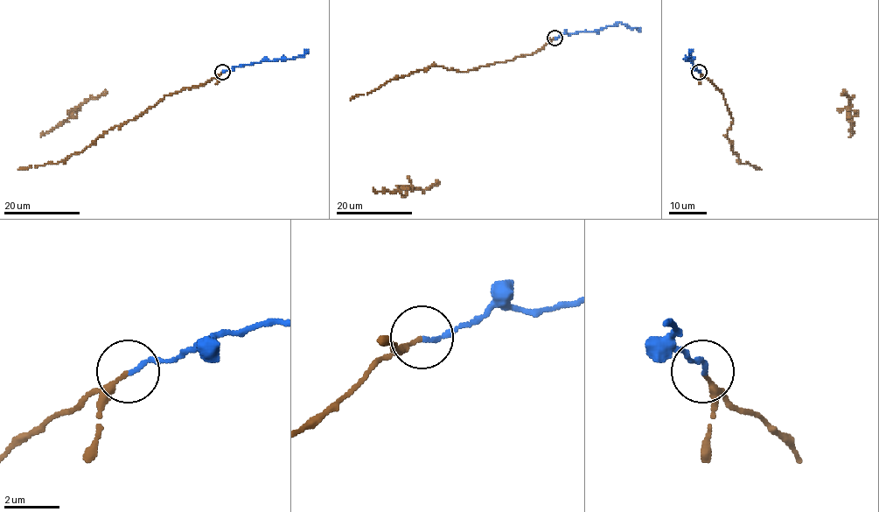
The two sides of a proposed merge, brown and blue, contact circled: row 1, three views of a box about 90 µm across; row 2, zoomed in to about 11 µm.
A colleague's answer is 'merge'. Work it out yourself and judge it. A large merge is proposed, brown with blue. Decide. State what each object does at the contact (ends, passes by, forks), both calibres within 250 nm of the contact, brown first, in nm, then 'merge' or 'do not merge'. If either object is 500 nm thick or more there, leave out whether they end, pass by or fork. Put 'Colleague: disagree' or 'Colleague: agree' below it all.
brown ends there; blue ends there; 160 nm thick on the brown side, 140 nm on the other; merge
Colleague: agree

